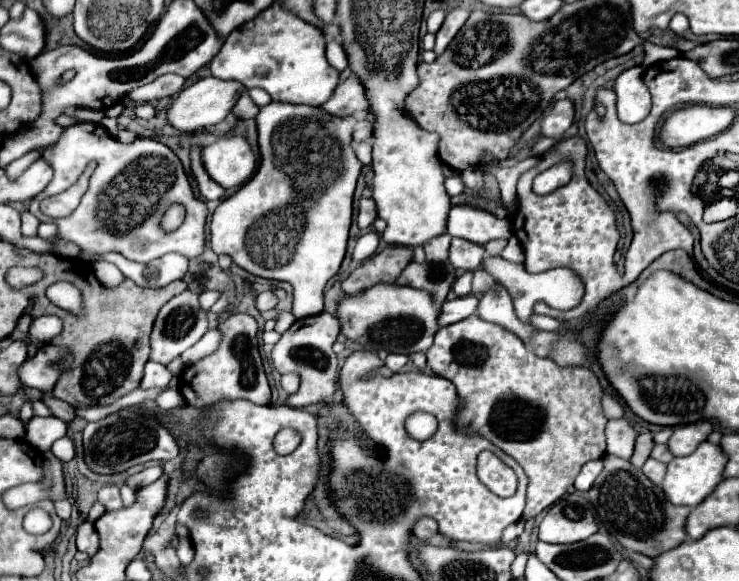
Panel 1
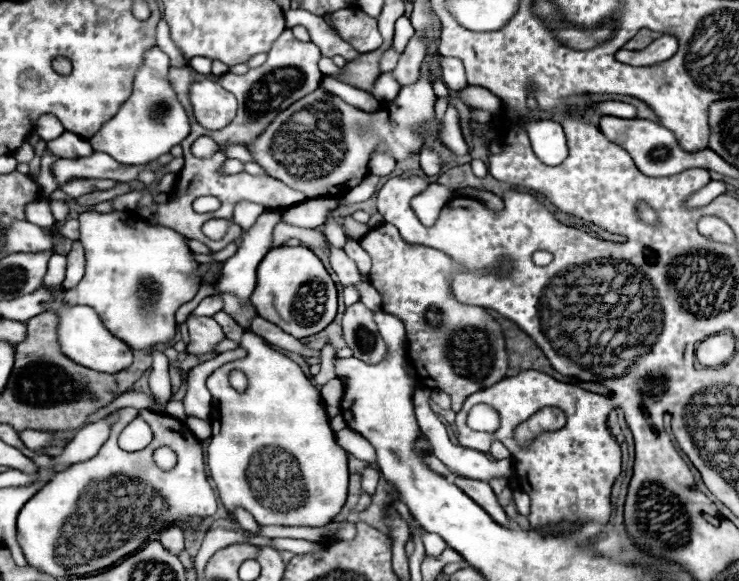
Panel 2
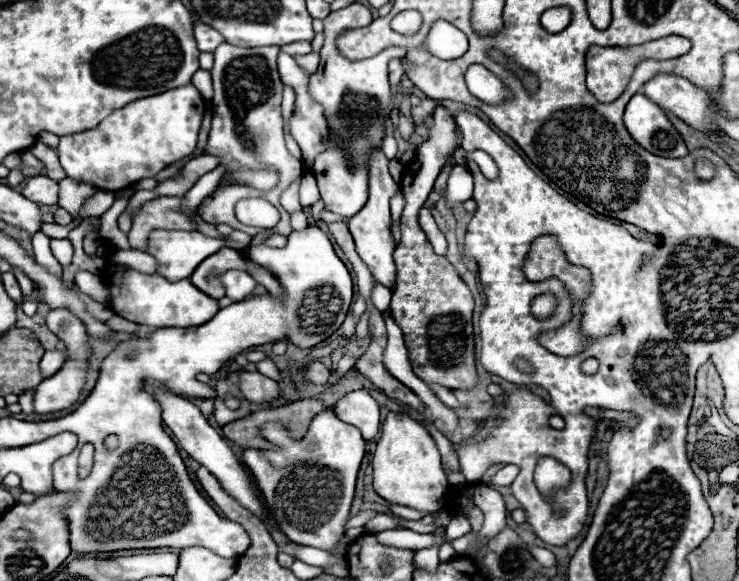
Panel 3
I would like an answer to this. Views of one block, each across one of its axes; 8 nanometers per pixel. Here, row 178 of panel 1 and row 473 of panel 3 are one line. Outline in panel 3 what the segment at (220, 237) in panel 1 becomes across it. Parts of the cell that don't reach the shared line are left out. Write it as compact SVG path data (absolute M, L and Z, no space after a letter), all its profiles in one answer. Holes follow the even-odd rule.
M326 410L322 414L316 414L303 438L304 458L302 460L296 458L298 462L294 462L294 458L288 456L288 452L282 452L282 446L276 446L276 444L274 444L274 458L266 458L264 450L250 448L250 450L244 450L242 462L250 470L250 476L252 476L254 484L264 500L264 506L270 512L270 516L274 518L274 522L278 524L280 532L296 544L314 546L320 550L330 550L344 536L344 524L346 524L348 514L350 514L356 476L358 476L360 462L364 458L364 444L366 442L360 436L360 430L342 422L334 414L334 410Z

